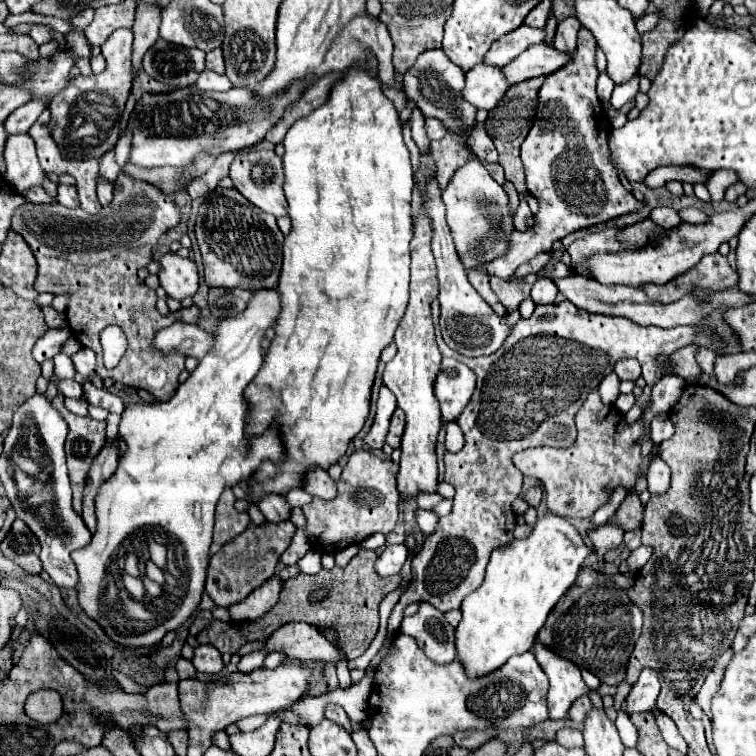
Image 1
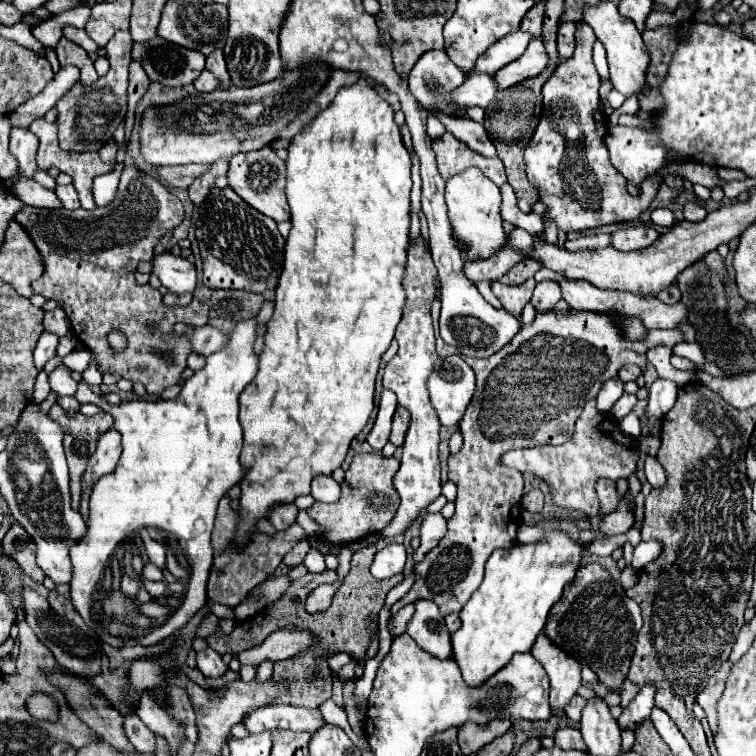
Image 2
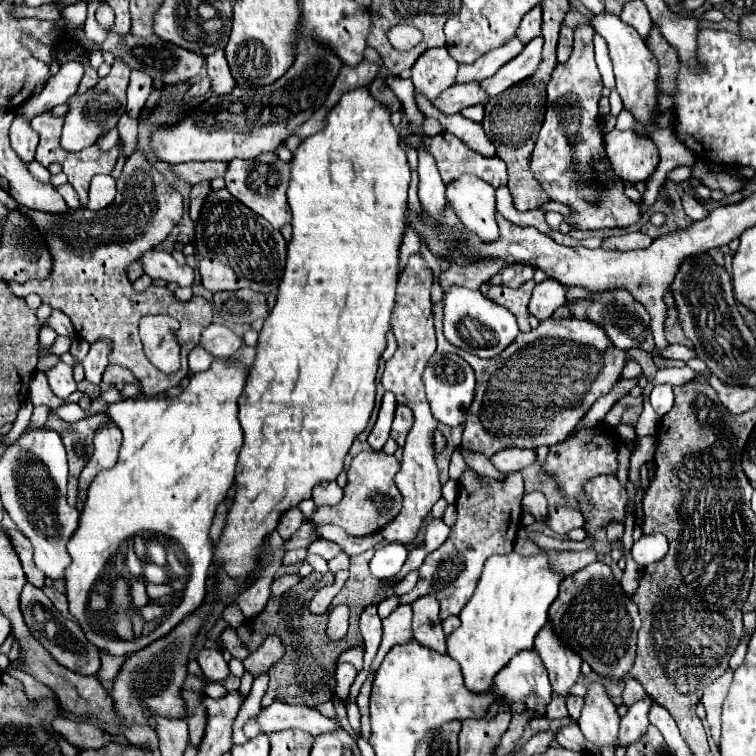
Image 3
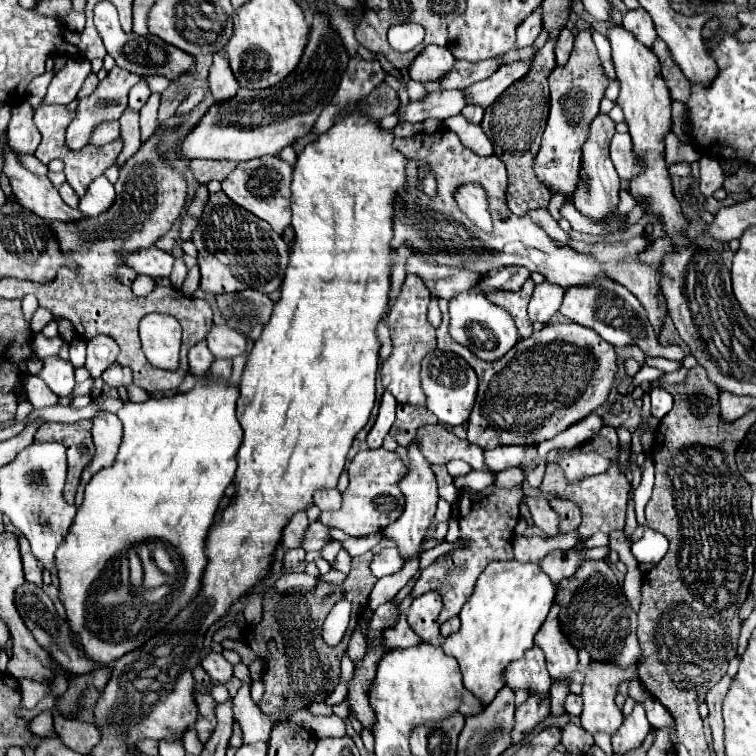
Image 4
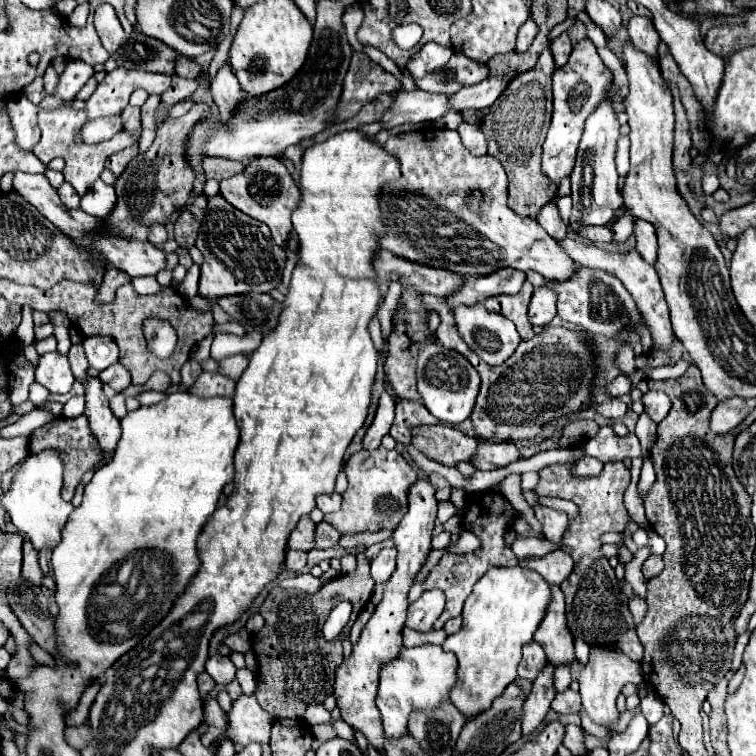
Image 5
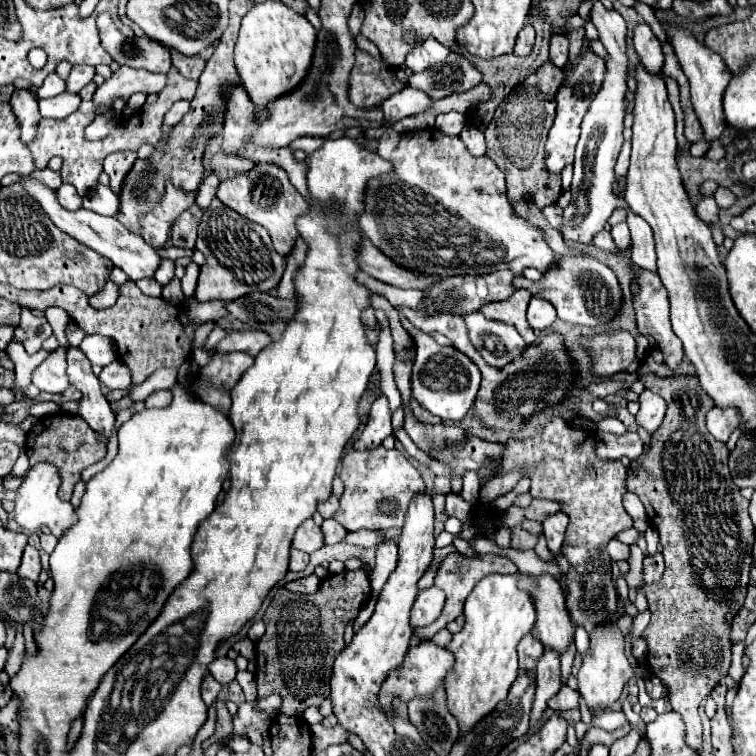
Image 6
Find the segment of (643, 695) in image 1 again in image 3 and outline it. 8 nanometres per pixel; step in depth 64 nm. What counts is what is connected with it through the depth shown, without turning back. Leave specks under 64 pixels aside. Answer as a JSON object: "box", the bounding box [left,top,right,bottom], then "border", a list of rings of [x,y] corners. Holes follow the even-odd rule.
{"box":[616,698,650,746],"border":[[[650,698],[638,700],[628,708],[628,714],[620,722],[620,732],[616,738],[616,746],[630,746],[632,742],[640,740],[648,730],[648,710],[650,710]]]}

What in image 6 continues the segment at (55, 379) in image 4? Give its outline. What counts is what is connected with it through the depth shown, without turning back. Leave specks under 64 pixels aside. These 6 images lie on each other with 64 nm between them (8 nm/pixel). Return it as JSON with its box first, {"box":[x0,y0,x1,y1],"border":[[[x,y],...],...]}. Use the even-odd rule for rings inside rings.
{"box":[32,348,68,394],"border":[[[58,348],[54,354],[50,354],[34,372],[32,372],[32,384],[50,394],[60,394],[68,388],[68,376],[66,376],[66,350]]]}

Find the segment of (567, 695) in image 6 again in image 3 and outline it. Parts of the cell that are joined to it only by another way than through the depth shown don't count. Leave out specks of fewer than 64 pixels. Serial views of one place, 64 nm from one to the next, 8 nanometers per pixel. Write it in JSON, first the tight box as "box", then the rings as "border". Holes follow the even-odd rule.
{"box":[566,696,584,722],"border":[[[568,696],[568,700],[566,700],[566,706],[568,706],[568,712],[570,712],[570,718],[572,718],[574,722],[580,718],[582,704],[584,704],[584,700],[582,700],[580,696]]]}

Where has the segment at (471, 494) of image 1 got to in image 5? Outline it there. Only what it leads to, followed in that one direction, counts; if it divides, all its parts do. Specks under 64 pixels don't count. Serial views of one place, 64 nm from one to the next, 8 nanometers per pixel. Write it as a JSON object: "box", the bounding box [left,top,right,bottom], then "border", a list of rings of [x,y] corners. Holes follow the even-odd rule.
{"box":[422,294,596,630],"border":[[[430,294],[422,296],[426,298],[427,308],[436,310],[440,316],[438,342],[466,356],[482,376],[480,394],[470,416],[474,422],[476,438],[488,442],[532,440],[540,434],[542,426],[548,420],[568,412],[584,410],[586,404],[590,402],[596,364],[592,360],[588,340],[582,334],[570,332],[568,328],[562,326],[546,326],[540,332],[540,336],[522,342],[518,350],[502,366],[488,366],[462,340],[450,308],[439,297]],[[488,494],[488,514],[484,510],[484,506],[480,502],[466,502],[466,514],[464,514],[464,528],[474,532],[480,540],[482,540],[482,548],[474,554],[446,554],[442,556],[440,564],[430,572],[430,576],[424,580],[426,590],[432,588],[440,588],[446,594],[446,608],[442,612],[442,616],[434,622],[434,630],[442,628],[450,618],[456,618],[462,614],[462,606],[464,600],[470,596],[474,584],[492,568],[492,566],[516,566],[518,558],[514,556],[514,552],[504,546],[504,532],[506,528],[512,524],[514,520],[514,508],[512,504],[502,496],[502,494]]]}

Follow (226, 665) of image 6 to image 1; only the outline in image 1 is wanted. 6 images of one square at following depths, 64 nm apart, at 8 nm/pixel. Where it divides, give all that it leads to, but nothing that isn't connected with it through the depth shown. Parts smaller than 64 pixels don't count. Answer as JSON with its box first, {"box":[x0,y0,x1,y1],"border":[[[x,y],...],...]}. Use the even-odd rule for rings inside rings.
{"box":[194,644,224,674],"border":[[[202,644],[194,650],[194,666],[198,672],[202,674],[218,674],[222,668],[224,668],[224,662],[222,662],[222,656],[216,648],[208,646],[208,644]]]}

